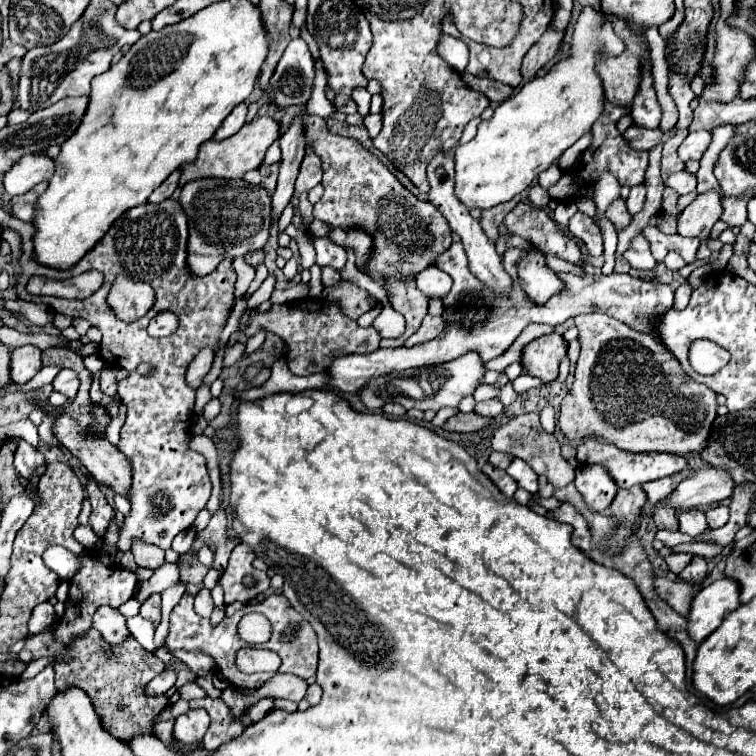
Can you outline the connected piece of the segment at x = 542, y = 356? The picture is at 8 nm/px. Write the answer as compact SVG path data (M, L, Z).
M561 334L539 336L523 348L523 368L543 382L553 382L559 376L559 364L567 356L567 342Z

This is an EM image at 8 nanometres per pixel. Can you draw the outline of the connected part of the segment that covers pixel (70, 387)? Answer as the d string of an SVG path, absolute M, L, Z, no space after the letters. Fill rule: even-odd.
M65 368L65 370L61 370L61 372L55 376L53 388L55 388L57 392L65 394L67 400L73 400L75 394L77 394L77 388L79 388L79 378L77 378L77 374L75 374L73 370L67 370L67 368Z

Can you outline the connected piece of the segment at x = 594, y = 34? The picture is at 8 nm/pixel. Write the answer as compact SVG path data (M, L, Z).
M583 6L579 20L575 22L573 30L573 42L571 42L571 54L565 60L555 62L549 72L541 78L533 78L527 82L517 94L503 100L497 108L493 118L483 120L477 128L477 134L471 142L457 146L455 150L455 194L467 208L491 208L501 202L511 200L515 194L523 192L533 178L547 170L569 146L573 146L581 136L585 136L591 126L595 124L595 118L603 112L603 80L595 72L595 62L601 58L619 56L625 50L625 42L615 34L613 24L607 20L607 14L593 8Z

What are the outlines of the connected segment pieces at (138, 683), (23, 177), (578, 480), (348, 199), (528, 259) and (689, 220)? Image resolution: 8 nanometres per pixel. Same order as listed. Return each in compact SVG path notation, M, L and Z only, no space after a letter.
M97 630L85 632L73 646L65 648L63 654L57 656L55 668L55 686L65 690L69 686L77 686L89 694L97 714L101 716L101 724L115 738L127 742L135 734L147 734L153 730L153 718L167 706L165 696L149 698L143 694L143 688L149 680L153 680L159 672L163 672L165 664L153 654L147 652L135 638L127 638L123 644L113 646L113 656L107 658L103 648L107 642L101 638Z
M27 154L25 158L17 160L13 168L5 174L3 186L9 196L19 196L37 186L43 180L49 180L55 168L55 160L49 156L33 156Z
M579 466L575 476L575 486L585 498L585 502L591 506L591 510L597 512L609 508L619 490L611 474L607 474L603 466Z
M305 116L303 120L305 130L307 130L307 144L315 148L315 152L321 156L323 160L323 188L325 194L323 198L315 204L313 208L313 216L343 228L343 230L365 230L371 234L373 238L373 250L367 258L365 270L367 274L381 286L387 290L387 280L391 278L407 278L407 276L417 276L419 270L425 270L429 266L435 264L435 258L439 254L443 254L447 250L447 246L451 246L451 228L447 226L447 220L443 218L443 214L439 214L439 210L435 210L435 206L431 206L429 200L419 200L415 198L391 172L385 164L381 164L381 160L369 152L359 140L355 138L345 138L345 136L335 136L329 134L325 120L319 116Z
M539 248L525 250L523 258L517 266L519 286L527 294L527 298L535 304L547 302L551 296L559 294L565 286L565 282L559 278L559 274L547 266L545 254Z
M709 190L707 194L699 194L677 218L677 234L699 238L701 242L707 240L711 226L723 214L721 206L723 196L717 190Z

